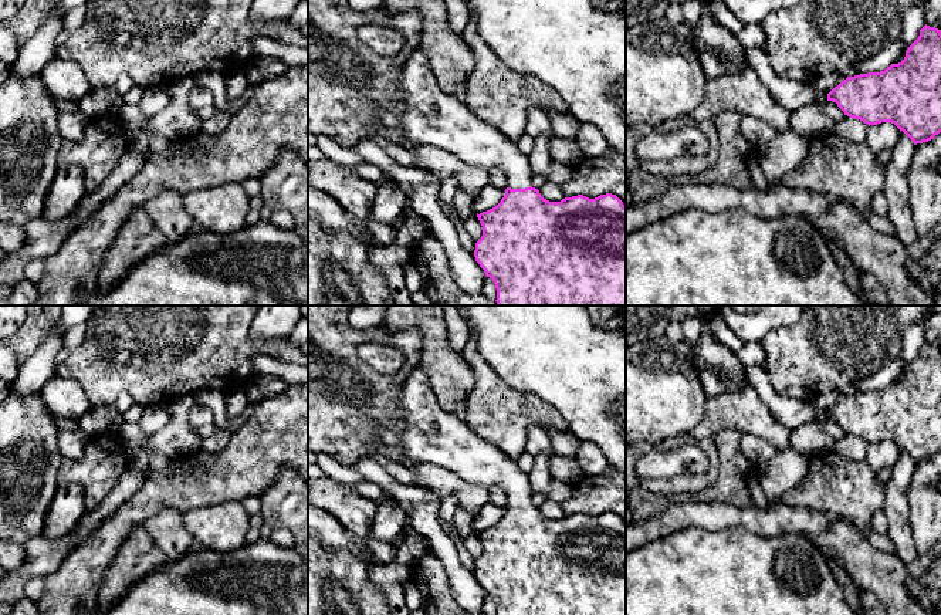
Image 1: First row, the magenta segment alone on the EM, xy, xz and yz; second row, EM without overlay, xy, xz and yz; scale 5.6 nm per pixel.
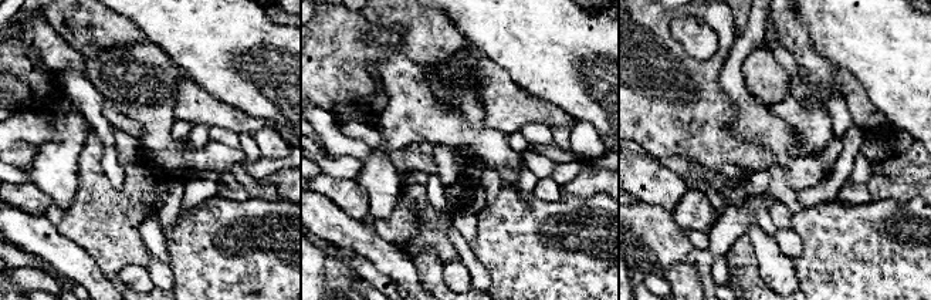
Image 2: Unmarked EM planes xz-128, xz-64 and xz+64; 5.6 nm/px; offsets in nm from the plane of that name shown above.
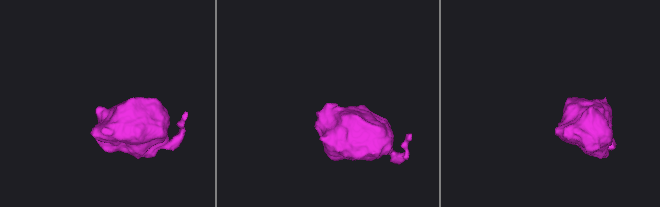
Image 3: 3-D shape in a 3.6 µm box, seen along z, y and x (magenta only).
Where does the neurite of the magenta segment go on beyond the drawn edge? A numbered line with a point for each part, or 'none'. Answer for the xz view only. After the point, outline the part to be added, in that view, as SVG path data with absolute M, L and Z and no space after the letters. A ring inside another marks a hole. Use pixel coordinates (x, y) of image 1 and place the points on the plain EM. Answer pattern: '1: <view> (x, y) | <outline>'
1: xz (432, 435) | M416 368L405 381L400 393L400 406L406 415L406 429L402 435L402 450L405 456L414 462L429 462L439 467L449 467L464 481L481 484L484 487L497 484L507 497L508 506L525 507L531 504L532 491L528 473L508 460L491 443L480 439L458 415L453 415L440 408L427 374Z

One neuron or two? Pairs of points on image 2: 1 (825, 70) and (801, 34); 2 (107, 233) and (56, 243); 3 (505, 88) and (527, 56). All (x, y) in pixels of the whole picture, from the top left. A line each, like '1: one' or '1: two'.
1: one
2: two
3: two

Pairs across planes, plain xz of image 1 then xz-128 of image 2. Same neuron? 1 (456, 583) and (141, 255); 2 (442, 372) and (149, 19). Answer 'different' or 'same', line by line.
1: different
2: different

